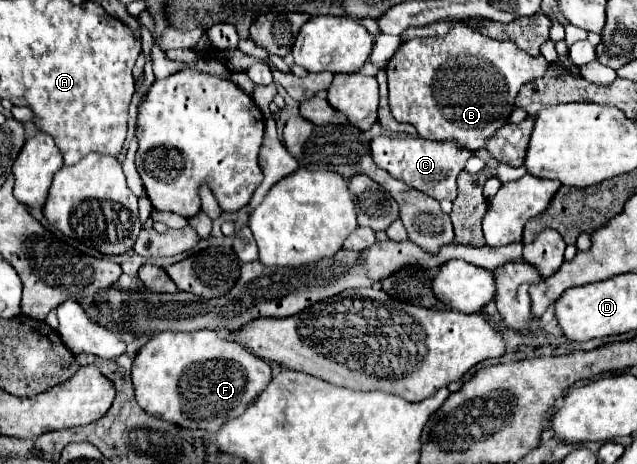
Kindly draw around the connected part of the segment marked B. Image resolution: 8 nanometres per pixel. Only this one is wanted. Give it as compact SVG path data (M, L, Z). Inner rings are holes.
M455 23L445 37L415 37L401 43L395 55L387 61L385 73L389 79L391 113L401 123L413 125L417 133L425 139L453 139L461 147L477 151L483 149L487 139L507 123L521 85L543 75L547 67L549 63L543 55L531 57L511 41L497 41L481 35L475 29L463 27L463 23Z

